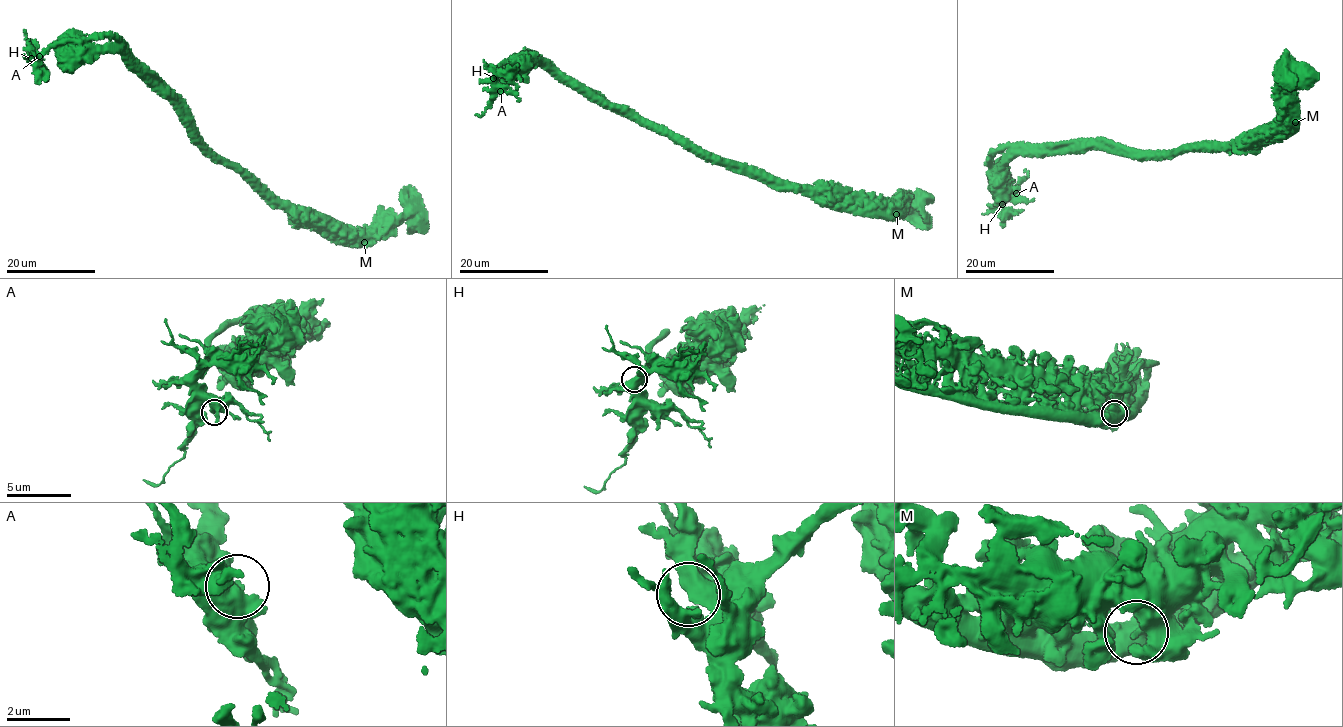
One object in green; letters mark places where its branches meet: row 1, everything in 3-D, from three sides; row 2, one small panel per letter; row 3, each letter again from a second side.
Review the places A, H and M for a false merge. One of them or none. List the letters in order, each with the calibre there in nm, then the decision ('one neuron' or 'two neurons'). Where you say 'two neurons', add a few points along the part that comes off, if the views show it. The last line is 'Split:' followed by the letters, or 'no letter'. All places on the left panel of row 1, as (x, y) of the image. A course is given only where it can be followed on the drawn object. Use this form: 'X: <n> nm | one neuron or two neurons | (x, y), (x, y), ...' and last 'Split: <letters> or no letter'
A: 480 nm | one neuron
H: 500 nm | one neuron
M: 750 nm | two neurons | (364, 243), (262, 198), (209, 155), (180, 101), (114, 38), (41, 54), (24, 30)
Split: M

